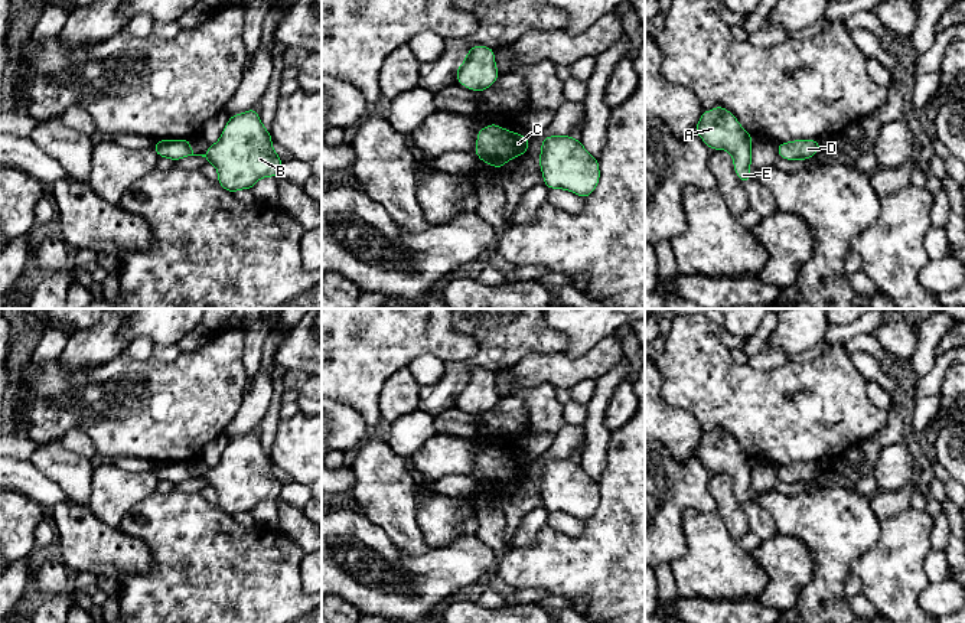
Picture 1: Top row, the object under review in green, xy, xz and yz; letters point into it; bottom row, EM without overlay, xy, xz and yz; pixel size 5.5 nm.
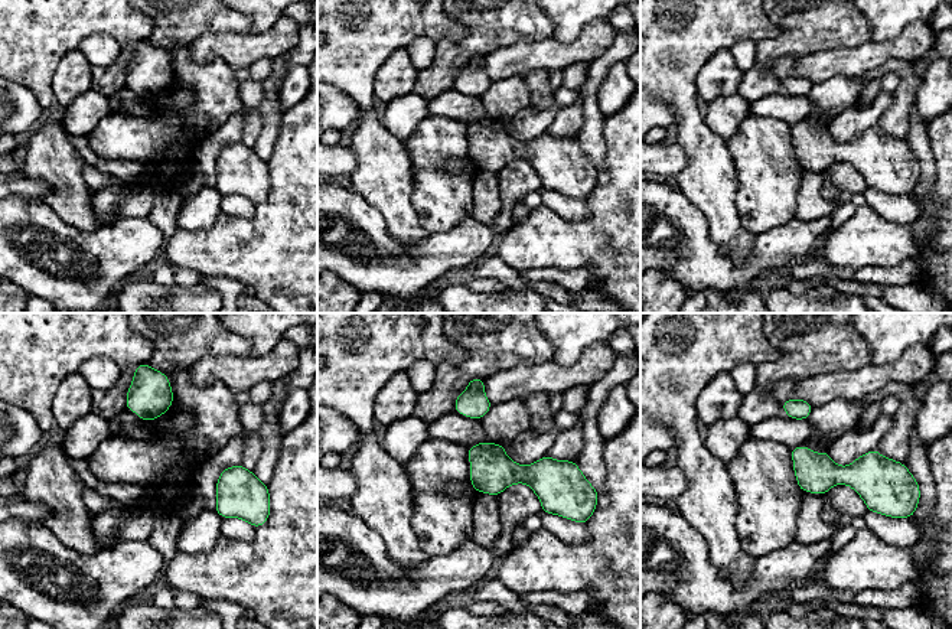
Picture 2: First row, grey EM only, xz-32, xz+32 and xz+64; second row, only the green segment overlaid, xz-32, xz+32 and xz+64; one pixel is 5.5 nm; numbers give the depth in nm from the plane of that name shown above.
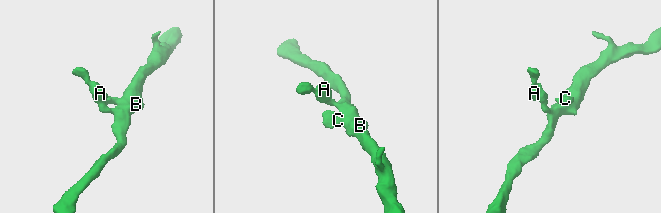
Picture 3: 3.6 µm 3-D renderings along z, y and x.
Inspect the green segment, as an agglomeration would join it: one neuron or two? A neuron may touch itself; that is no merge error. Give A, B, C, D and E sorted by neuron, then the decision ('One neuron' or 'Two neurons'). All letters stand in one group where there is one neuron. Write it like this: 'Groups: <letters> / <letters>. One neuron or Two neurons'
Groups: A B C D E. One neuron

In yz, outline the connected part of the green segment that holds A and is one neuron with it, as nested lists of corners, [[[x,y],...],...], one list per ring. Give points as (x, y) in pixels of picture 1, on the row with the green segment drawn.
[[[720,105],[702,111],[695,133],[711,150],[726,150],[733,156],[734,172],[740,182],[753,179],[750,172],[753,136],[741,127],[731,111]]]

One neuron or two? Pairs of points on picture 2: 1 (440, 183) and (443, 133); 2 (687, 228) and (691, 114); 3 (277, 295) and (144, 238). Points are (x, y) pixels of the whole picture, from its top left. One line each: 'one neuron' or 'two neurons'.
1: one neuron
2: two neurons
3: two neurons

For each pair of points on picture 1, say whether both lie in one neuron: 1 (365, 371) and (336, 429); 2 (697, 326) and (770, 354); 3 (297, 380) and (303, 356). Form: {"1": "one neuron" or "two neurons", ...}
{"1": "two neurons", "2": "two neurons", "3": "two neurons"}

